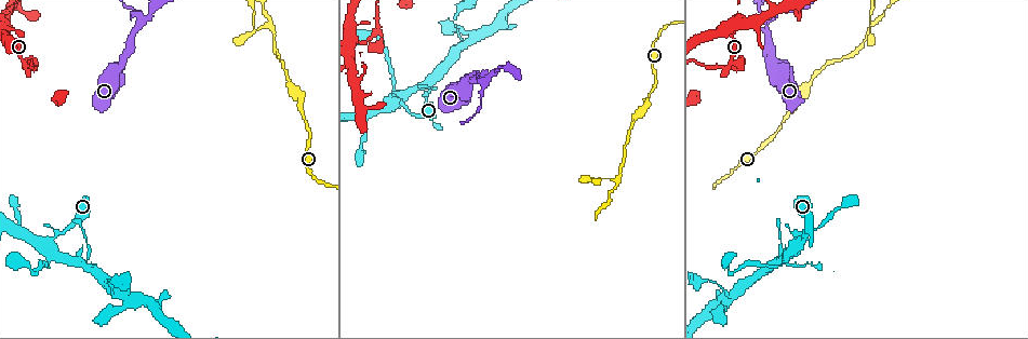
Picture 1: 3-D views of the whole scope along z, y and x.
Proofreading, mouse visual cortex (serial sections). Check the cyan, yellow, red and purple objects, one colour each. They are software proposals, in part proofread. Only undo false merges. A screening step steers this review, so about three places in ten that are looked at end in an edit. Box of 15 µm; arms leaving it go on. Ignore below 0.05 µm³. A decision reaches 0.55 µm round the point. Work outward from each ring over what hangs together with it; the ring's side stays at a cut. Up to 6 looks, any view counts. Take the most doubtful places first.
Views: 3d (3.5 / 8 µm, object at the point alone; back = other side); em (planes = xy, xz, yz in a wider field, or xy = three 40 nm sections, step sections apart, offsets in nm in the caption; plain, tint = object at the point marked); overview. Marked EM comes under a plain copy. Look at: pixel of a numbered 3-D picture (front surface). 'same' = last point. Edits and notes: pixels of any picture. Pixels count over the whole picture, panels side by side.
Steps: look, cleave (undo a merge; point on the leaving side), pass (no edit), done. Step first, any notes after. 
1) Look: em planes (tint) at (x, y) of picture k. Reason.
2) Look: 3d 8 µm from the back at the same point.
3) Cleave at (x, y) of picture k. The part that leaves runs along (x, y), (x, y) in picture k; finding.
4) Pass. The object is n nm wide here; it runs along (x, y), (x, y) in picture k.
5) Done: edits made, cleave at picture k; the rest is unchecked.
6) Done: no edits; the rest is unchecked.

Look: 3d 3.5 µm at (141, 22) of picture 1.

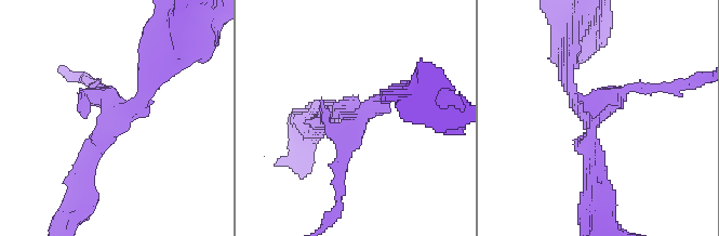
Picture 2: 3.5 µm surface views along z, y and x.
Look: em xy step 3 (tint) at (602, 115) of picture 2. Need the tissue.

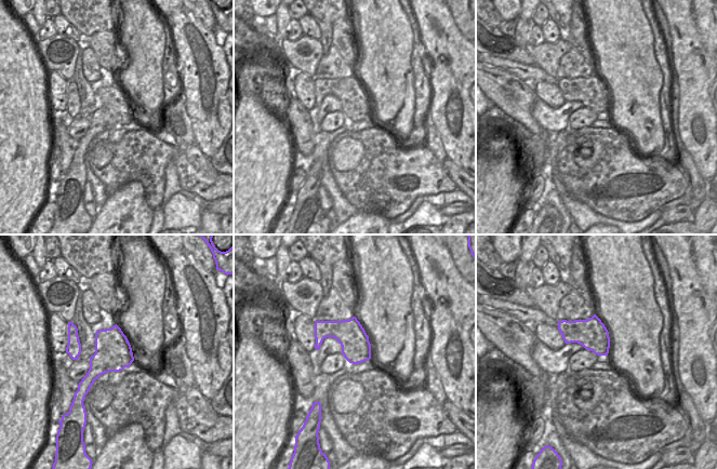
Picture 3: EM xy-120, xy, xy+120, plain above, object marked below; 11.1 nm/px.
Pass. It runs along (80, 171), (160, 71) in picture 2; all the same cell.

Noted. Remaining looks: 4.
Look: 3d 3.5 µm at (775, 266) of picture 1. Thin neck.

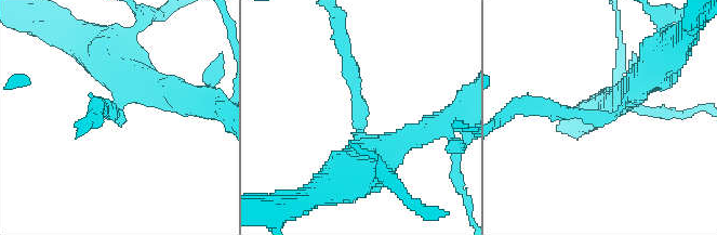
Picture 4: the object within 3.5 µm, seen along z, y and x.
Look: em xy step 3 (tint) at (120, 112) of picture 4. The arms are 200, 500 nm wide.

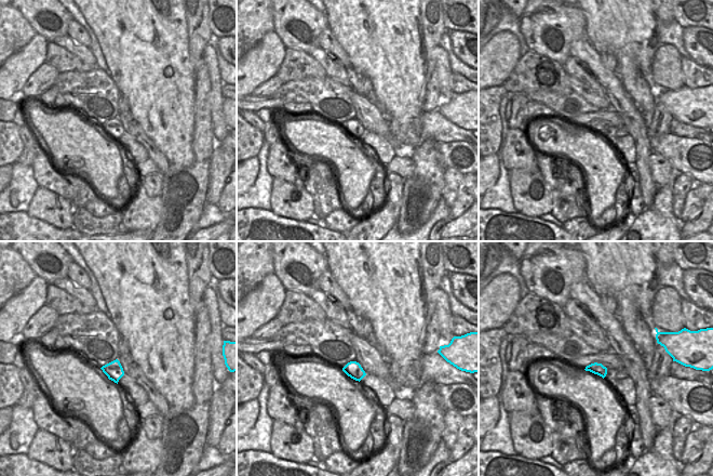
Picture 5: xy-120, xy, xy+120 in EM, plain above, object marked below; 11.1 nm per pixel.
Pass. It runs along (654, 70), (615, 114), (541, 104) in picture 4; continuous, no second cell.

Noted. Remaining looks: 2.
Look: em planes (tint) at (376, 32) of picture 1.

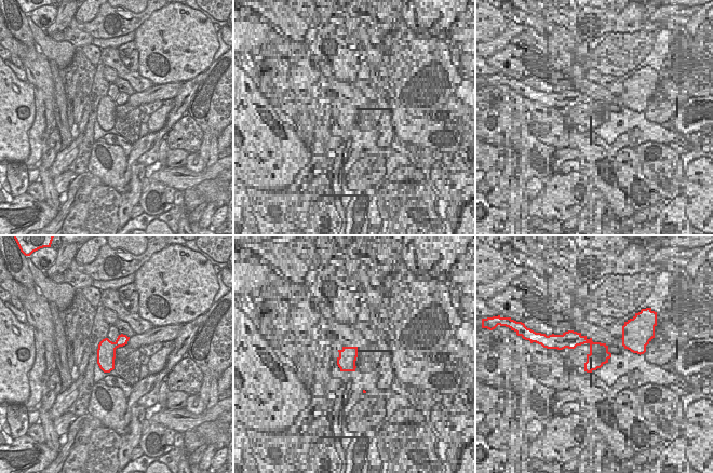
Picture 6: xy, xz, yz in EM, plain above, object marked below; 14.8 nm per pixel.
Look: 3d 3.5 µm at the same point. See where the arms go.

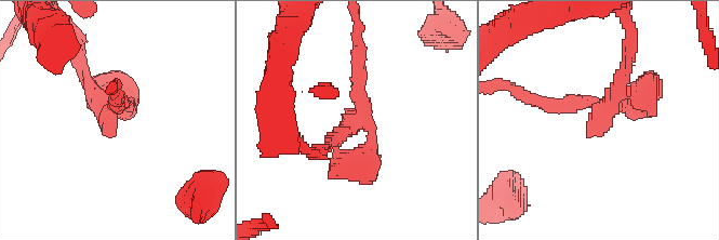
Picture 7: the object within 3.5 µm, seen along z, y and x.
Pass. The arms are 200, 200, 400 nm wide; it runs along (628, 54), (603, 110), (536, 101) in picture 7; all the same cell.

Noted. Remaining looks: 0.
Done: no edits; the rest is unchecked.

